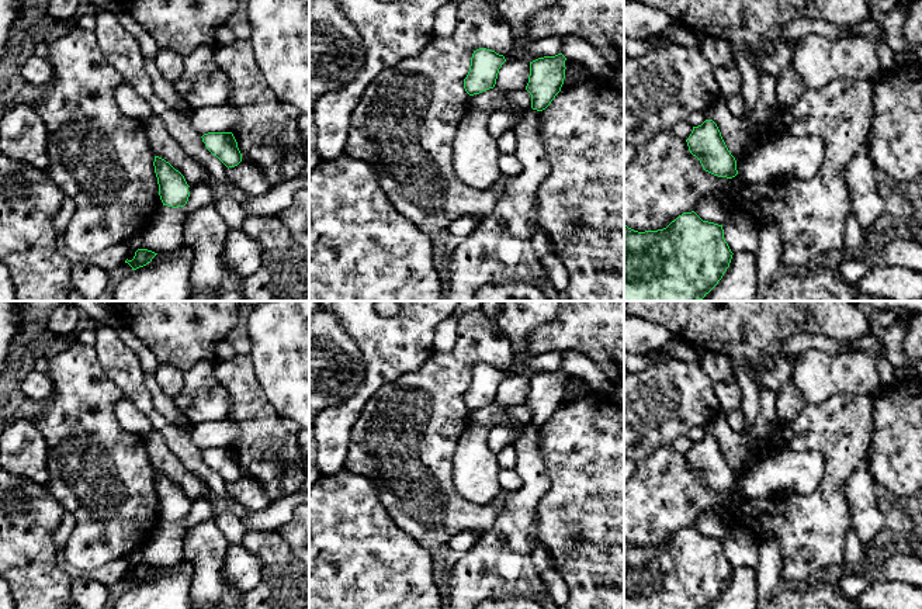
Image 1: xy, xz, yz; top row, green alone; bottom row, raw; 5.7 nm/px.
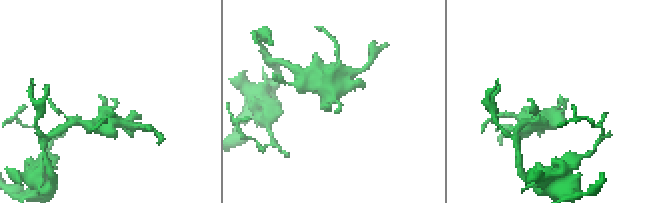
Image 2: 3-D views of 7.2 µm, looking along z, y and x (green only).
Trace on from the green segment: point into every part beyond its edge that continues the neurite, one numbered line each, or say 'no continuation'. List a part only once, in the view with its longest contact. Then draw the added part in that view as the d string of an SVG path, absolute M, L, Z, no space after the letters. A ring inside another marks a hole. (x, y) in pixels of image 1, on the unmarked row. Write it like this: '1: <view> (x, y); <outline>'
no continuation

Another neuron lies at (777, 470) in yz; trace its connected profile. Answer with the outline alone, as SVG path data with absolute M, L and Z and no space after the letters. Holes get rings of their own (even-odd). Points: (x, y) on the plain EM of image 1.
M772 446L756 456L736 485L746 496L767 501L781 494L814 494L822 477L824 457L818 451Z

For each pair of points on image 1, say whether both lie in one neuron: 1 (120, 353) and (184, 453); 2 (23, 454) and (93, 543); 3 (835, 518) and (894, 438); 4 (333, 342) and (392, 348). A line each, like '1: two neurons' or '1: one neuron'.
1: one neuron
2: two neurons
3: two neurons
4: two neurons

